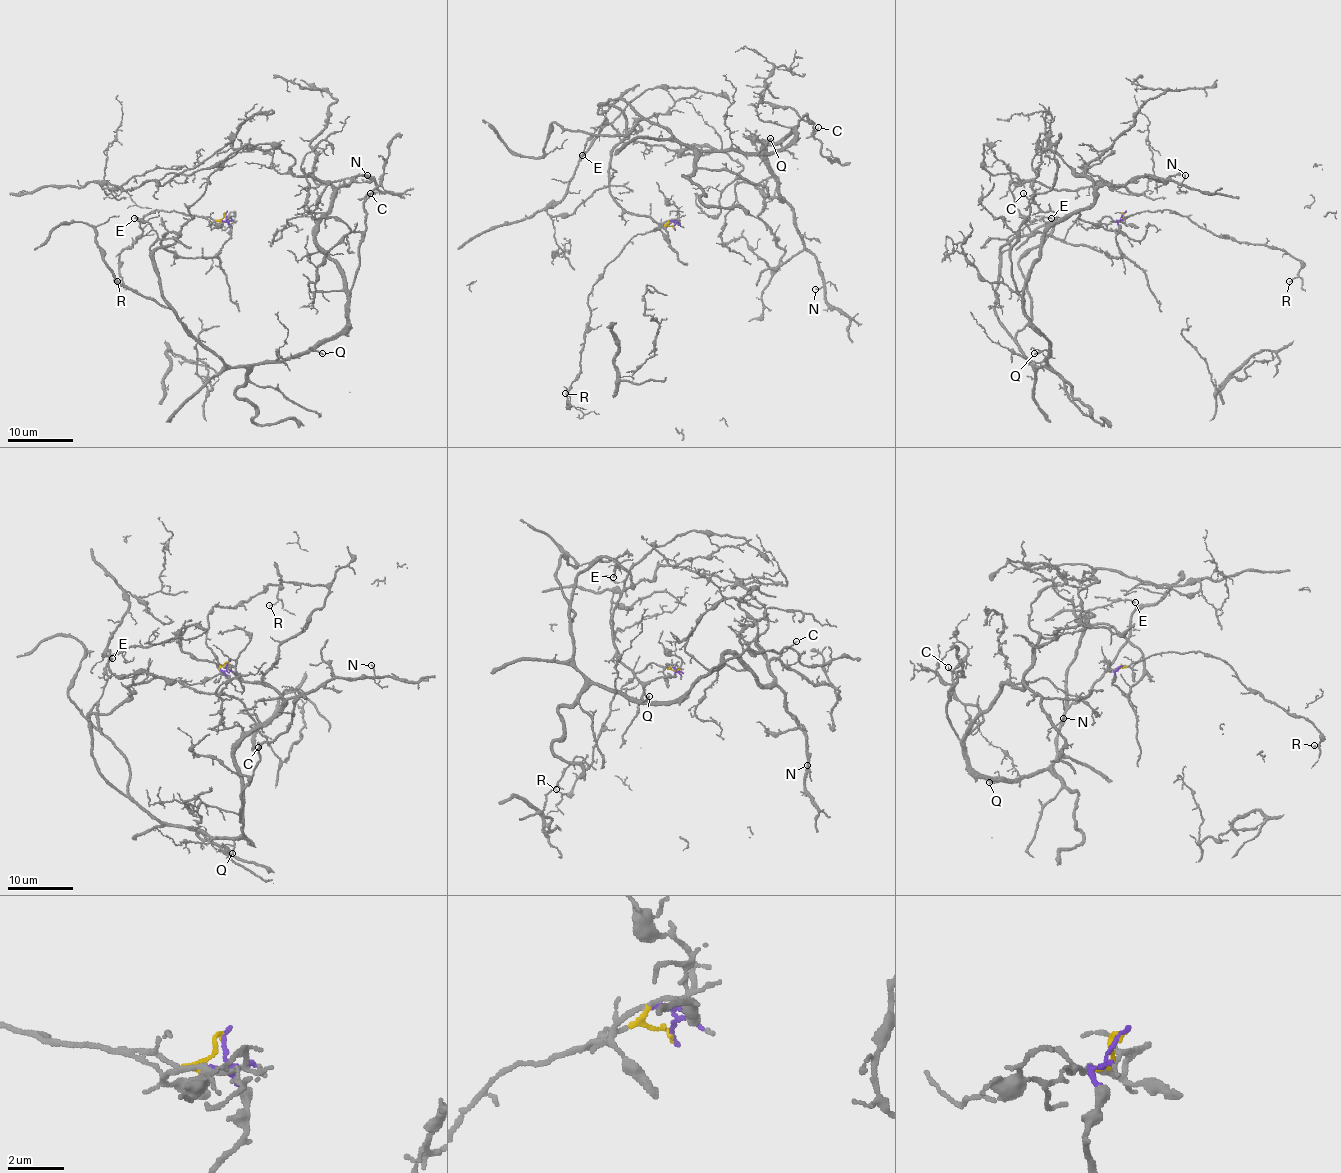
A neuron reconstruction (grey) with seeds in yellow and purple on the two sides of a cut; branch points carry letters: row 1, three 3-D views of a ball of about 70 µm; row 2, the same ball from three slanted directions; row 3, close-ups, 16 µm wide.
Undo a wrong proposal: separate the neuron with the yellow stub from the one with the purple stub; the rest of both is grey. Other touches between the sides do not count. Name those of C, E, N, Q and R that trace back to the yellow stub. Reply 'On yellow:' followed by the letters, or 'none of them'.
On yellow: R

